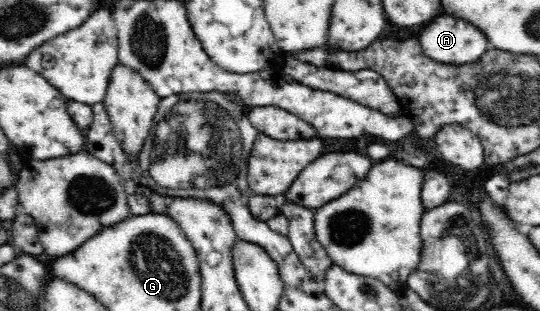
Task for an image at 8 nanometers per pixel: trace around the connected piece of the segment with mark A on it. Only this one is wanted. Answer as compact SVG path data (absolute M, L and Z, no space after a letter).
M439 16L419 36L425 55L443 64L461 65L479 60L491 47L488 38L465 20Z

